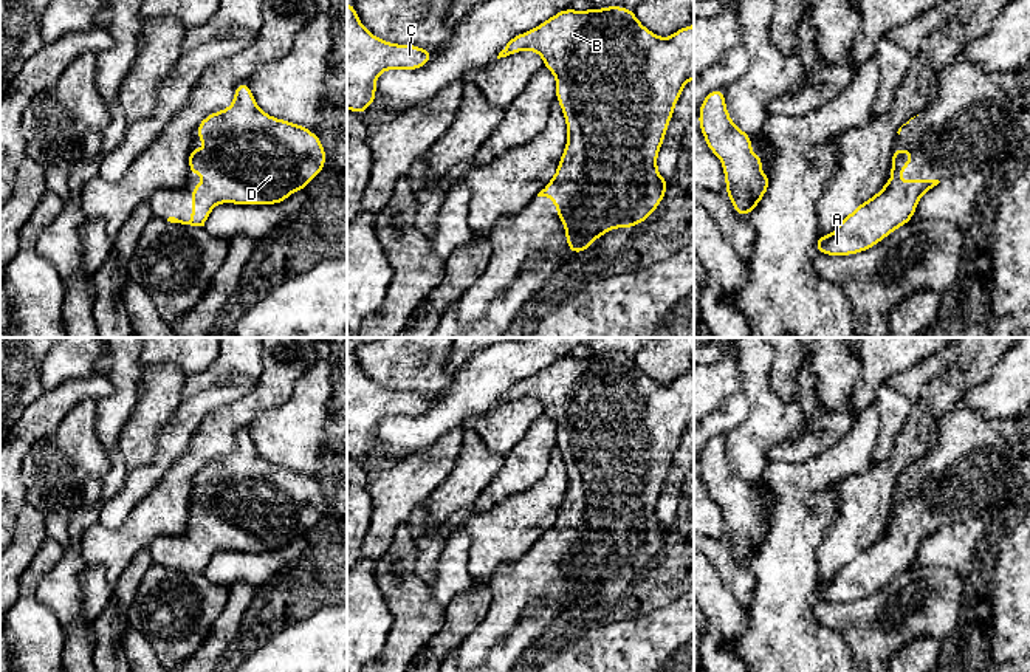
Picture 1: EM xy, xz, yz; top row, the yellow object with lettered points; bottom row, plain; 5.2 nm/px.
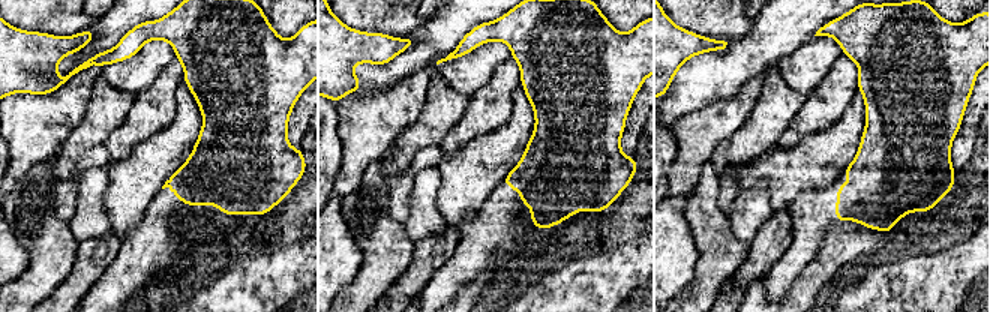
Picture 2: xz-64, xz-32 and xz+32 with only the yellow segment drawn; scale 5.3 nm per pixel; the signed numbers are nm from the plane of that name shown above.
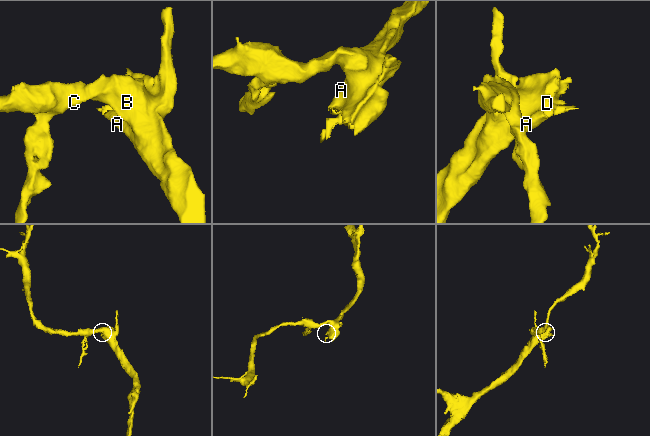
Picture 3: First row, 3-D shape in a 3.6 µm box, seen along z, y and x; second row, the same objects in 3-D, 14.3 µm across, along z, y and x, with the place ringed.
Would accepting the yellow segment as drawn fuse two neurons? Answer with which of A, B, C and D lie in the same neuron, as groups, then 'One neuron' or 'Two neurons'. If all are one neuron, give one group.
Groups: A B C D. One neuron

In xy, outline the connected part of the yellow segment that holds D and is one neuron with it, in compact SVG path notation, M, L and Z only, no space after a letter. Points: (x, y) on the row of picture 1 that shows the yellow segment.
M246 82L235 87L231 107L204 118L198 127L198 141L212 142L214 149L191 149L189 172L209 178L192 187L192 218L169 217L170 223L204 226L218 203L277 204L305 186L324 169L325 150L318 135L307 127L276 119L263 113Z

